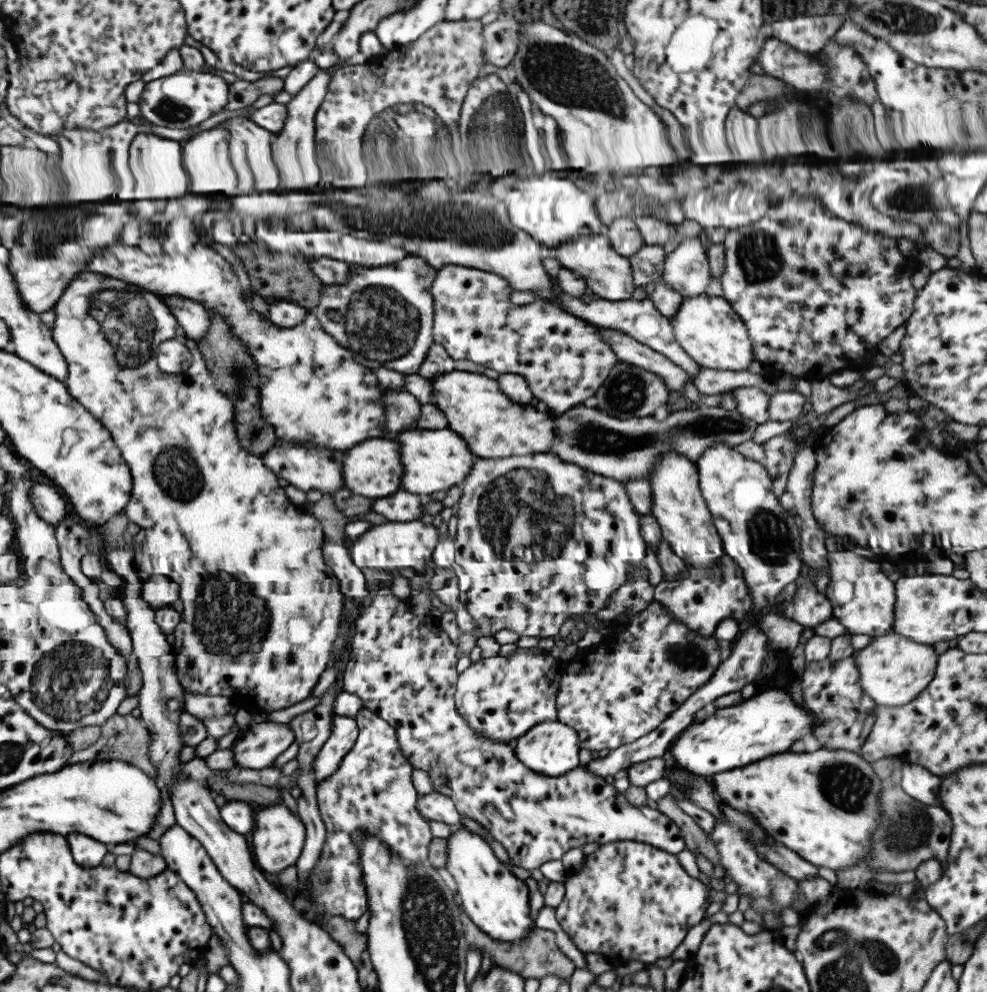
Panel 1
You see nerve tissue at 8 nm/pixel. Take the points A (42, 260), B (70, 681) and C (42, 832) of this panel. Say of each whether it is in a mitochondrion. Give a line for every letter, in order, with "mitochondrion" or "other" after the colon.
A: mitochondrion
B: mitochondrion
C: other

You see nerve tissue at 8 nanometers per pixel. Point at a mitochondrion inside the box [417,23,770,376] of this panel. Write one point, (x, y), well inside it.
(571, 78)

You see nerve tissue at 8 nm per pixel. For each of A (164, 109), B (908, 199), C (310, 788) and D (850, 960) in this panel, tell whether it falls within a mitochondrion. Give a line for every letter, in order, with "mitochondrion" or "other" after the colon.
A: mitochondrion
B: mitochondrion
C: other
D: mitochondrion

